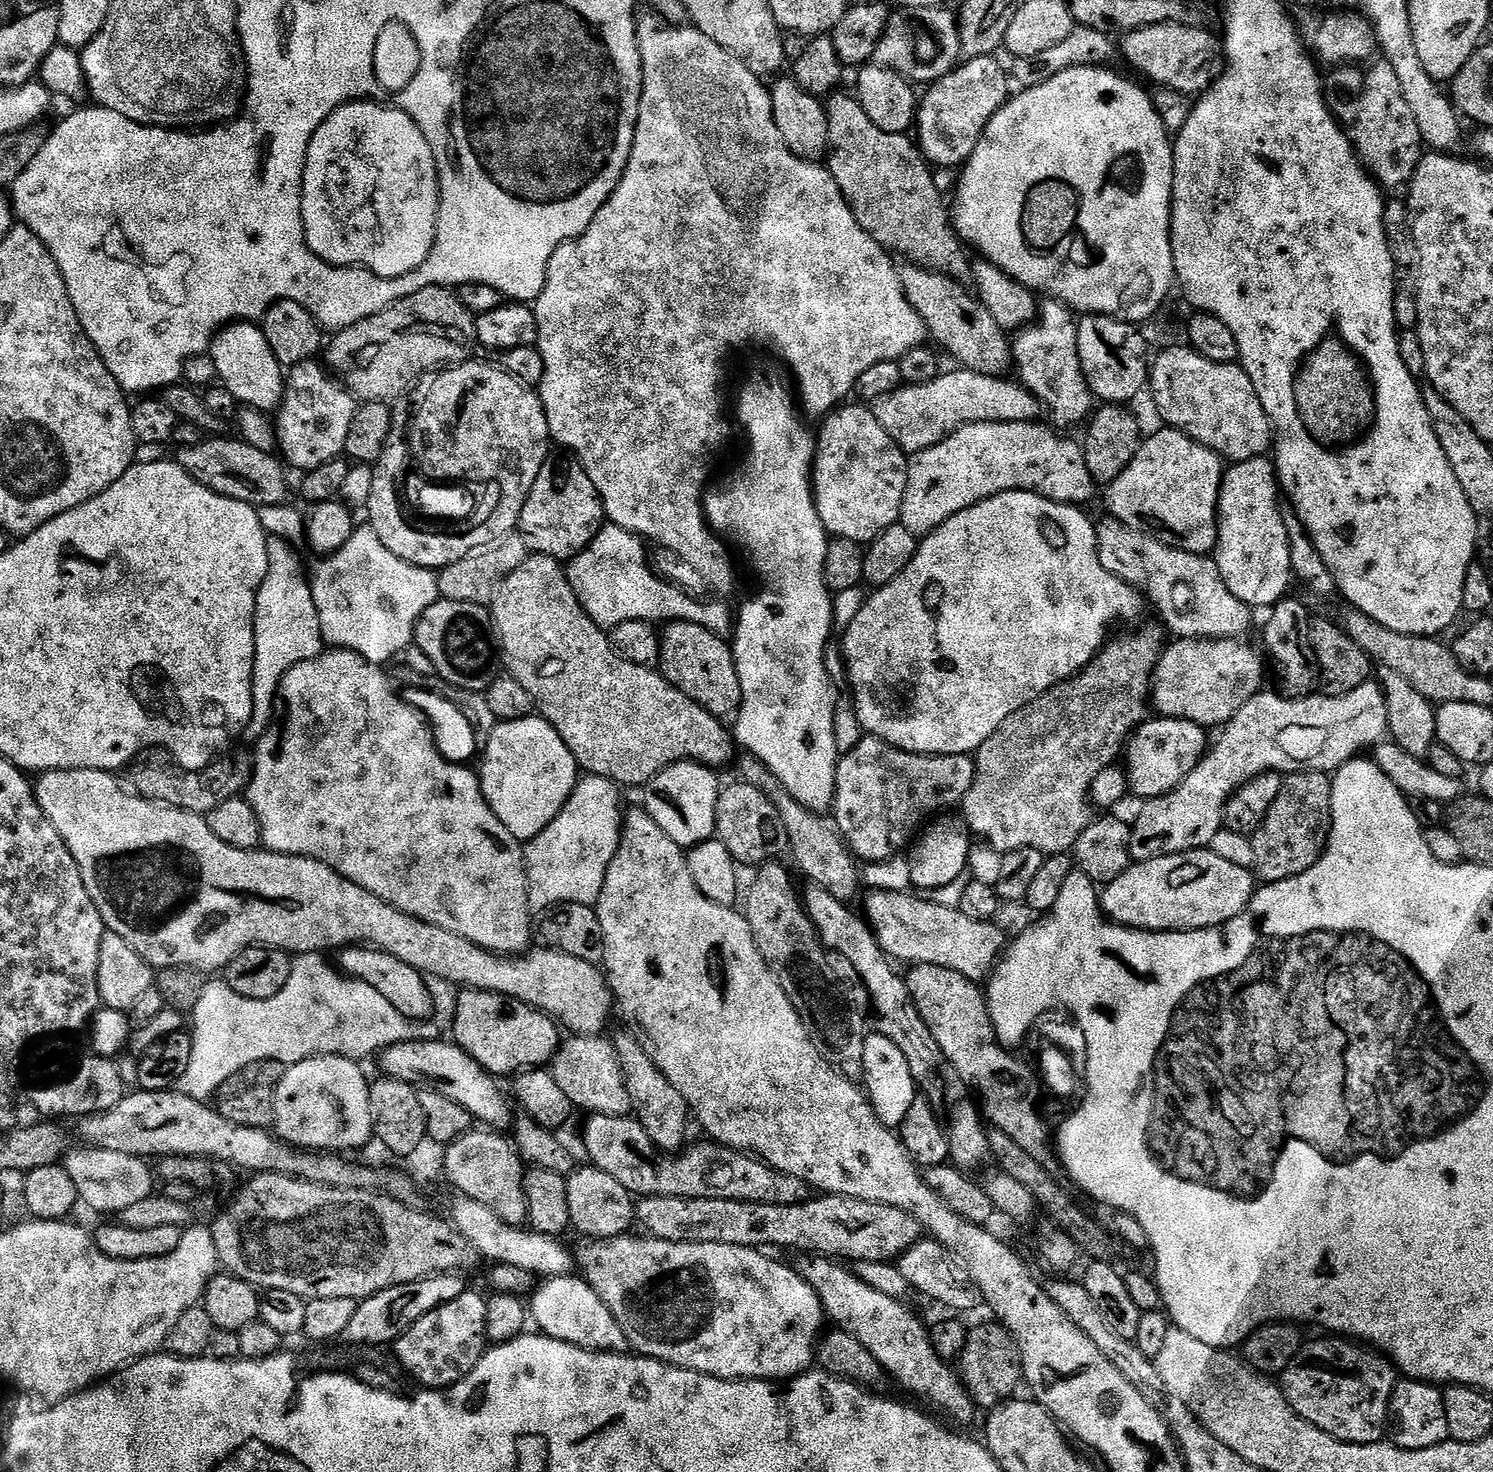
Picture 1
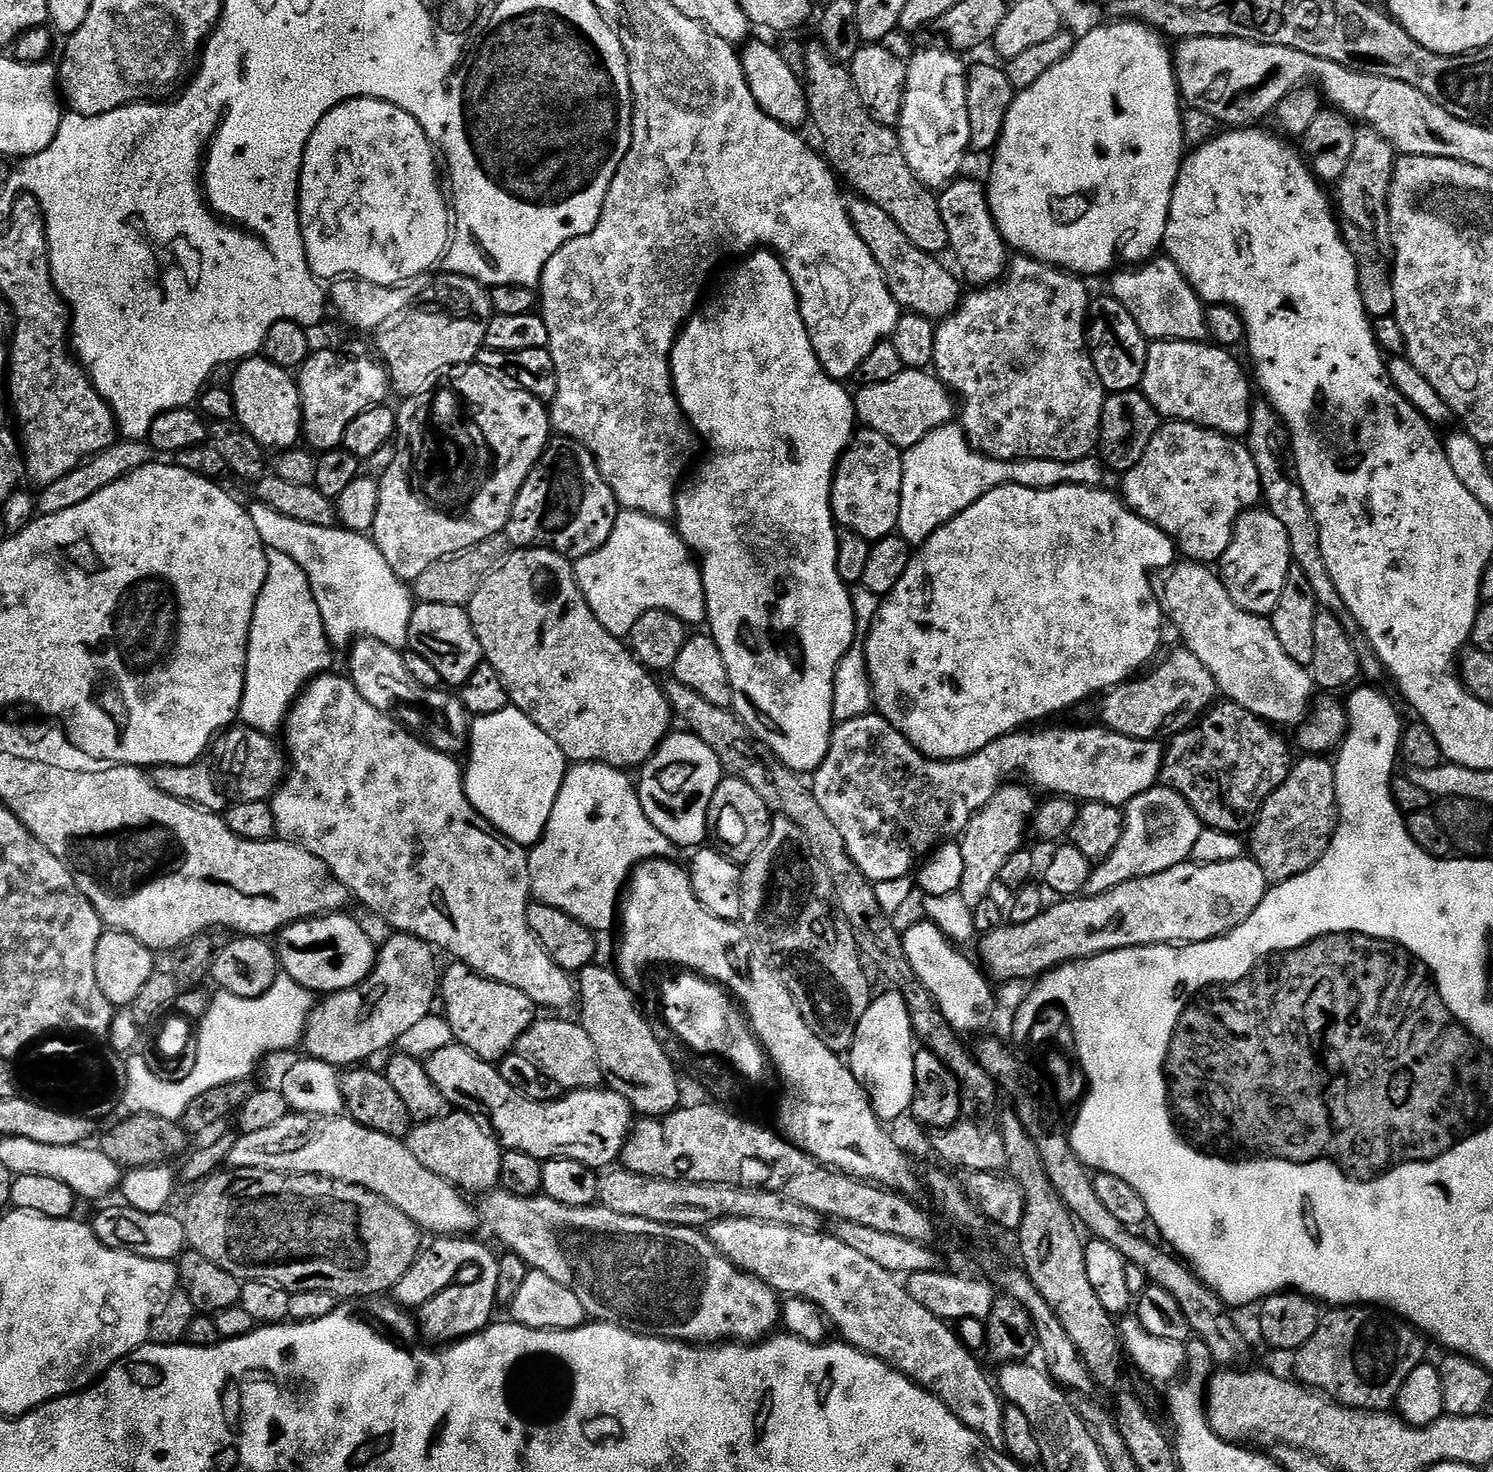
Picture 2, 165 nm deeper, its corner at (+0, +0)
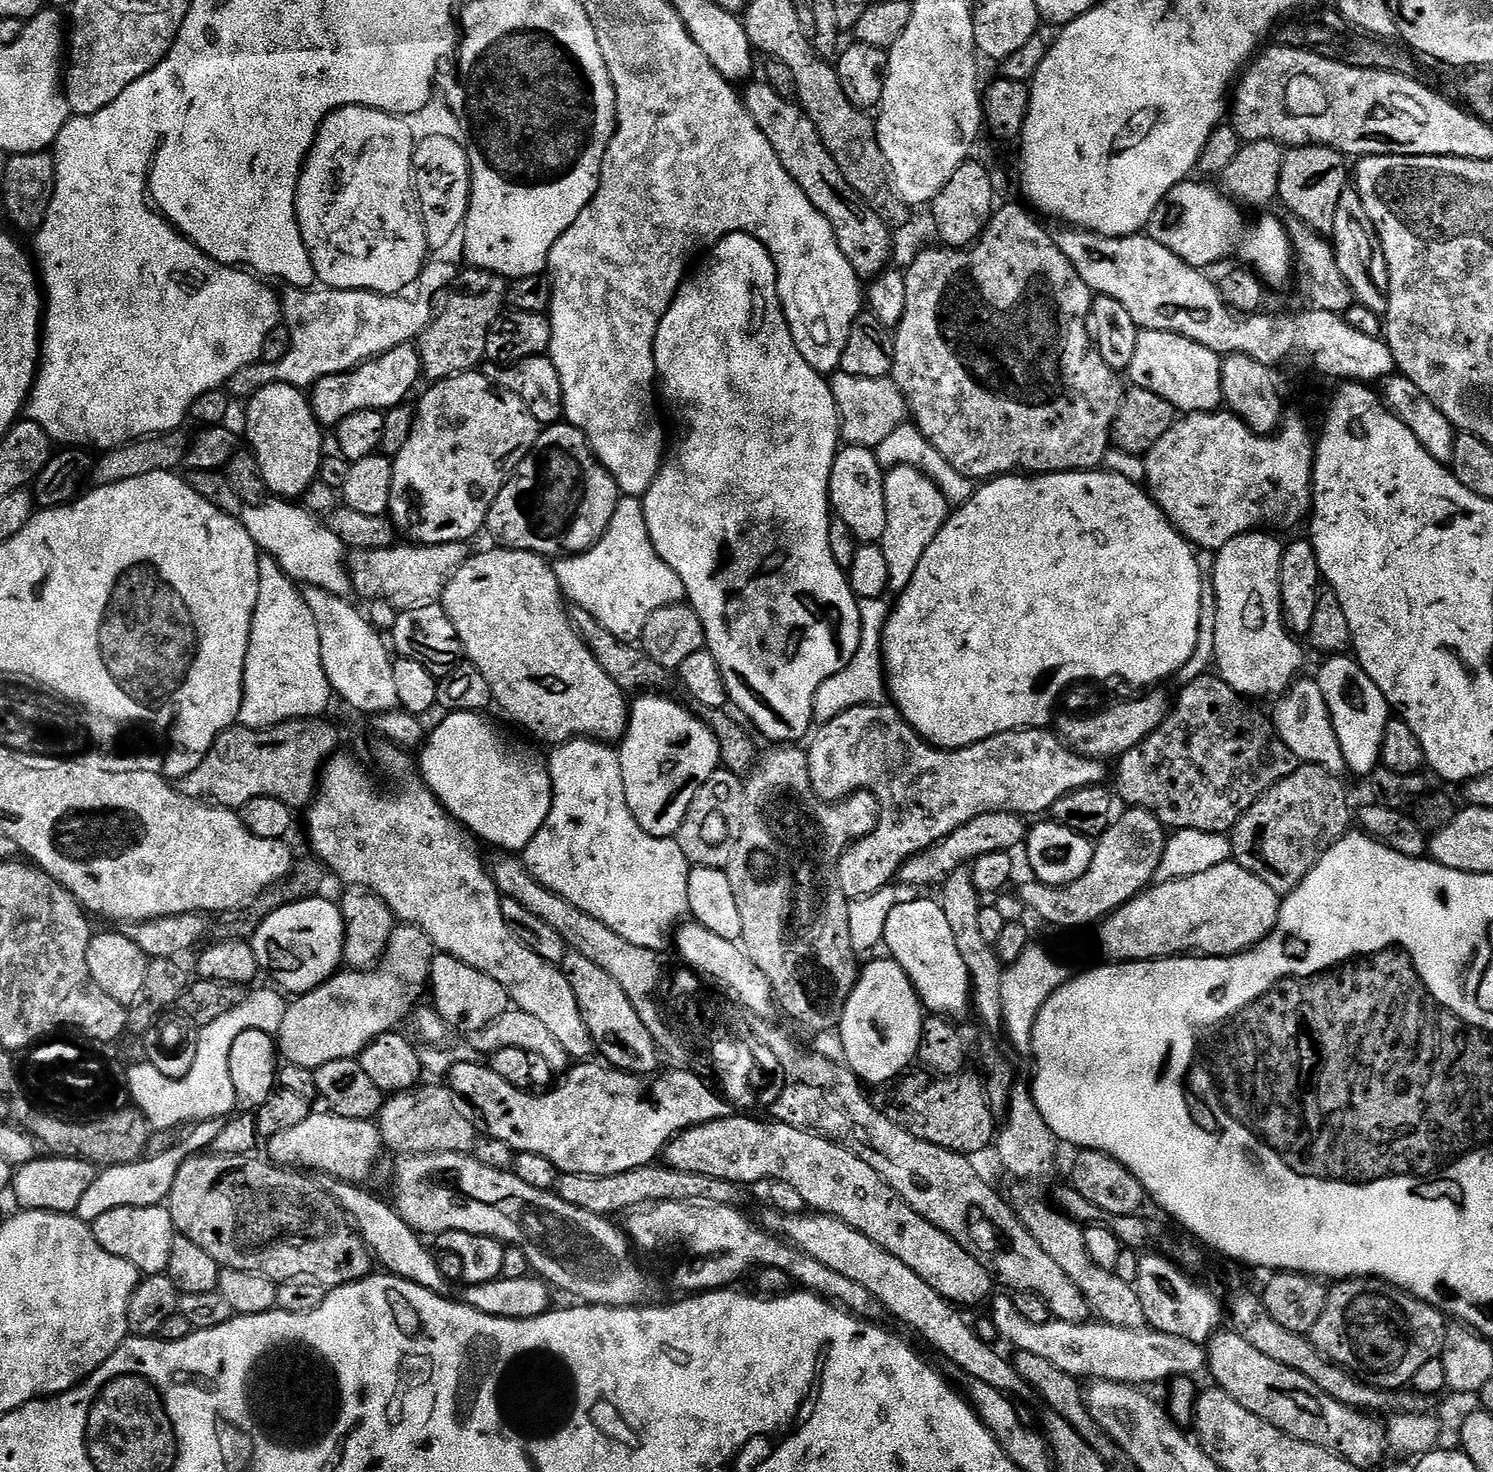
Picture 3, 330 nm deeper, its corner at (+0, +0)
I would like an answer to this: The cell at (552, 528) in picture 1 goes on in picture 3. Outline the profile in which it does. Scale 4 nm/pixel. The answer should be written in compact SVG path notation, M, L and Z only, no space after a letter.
M567 422L549 424L516 475L494 498L486 532L502 548L536 552L545 558L574 556L603 538L621 499L620 488L593 454L584 432Z

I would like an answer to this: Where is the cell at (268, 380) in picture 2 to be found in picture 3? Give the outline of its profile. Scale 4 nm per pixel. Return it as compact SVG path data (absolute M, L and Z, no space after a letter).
M271 384L254 394L247 401L248 408L248 440L250 451L256 457L258 466L262 470L262 478L266 482L268 492L276 498L303 497L311 484L315 484L320 474L320 464L324 461L326 449L324 449L325 429L316 421L316 415L312 413L312 405L309 397L301 389L289 384Z

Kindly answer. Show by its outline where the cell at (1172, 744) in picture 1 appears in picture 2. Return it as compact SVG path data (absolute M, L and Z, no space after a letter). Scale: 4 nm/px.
M869 714L867 716L859 716L853 720L841 720L832 729L832 741L828 747L826 758L822 758L822 762L816 768L816 771L810 776L810 790L814 794L814 798L818 802L818 806L822 808L826 818L830 818L830 822L834 824L834 830L838 830L838 834L844 843L844 851L852 860L854 866L858 868L861 874L873 885L882 882L890 882L894 878L902 878L908 876L909 873L921 863L922 858L927 857L941 842L951 841L953 838L959 837L965 826L970 822L970 818L974 818L976 812L981 812L990 802L990 798L994 798L994 794L998 789L1003 788L1009 778L1016 778L1021 772L1025 776L1023 779L1027 781L1033 789L1048 792L1052 796L1066 796L1069 800L1077 802L1091 802L1094 804L1109 804L1118 809L1123 809L1138 794L1142 794L1146 790L1157 787L1160 780L1160 771L1164 765L1165 745L1159 739L1139 740L1133 736L1126 734L1118 734L1111 732L1109 728L1103 726L1095 726L1096 728L1044 728L1041 732L1028 732L1032 730L1017 730L1011 732L1009 736L998 738L994 742L990 742L990 746L982 746L982 750L978 750L974 754L970 754L961 760L929 760L927 756L923 756L919 750L910 743L910 741L902 735L898 730L894 730L894 726L890 726L890 722L886 722L878 714Z

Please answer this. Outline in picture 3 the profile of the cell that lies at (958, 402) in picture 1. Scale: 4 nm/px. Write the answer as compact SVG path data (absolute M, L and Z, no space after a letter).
M837 371L831 377L832 397L840 415L840 434L845 445L875 450L885 438L890 438L898 426L910 416L908 401L891 378L854 378Z

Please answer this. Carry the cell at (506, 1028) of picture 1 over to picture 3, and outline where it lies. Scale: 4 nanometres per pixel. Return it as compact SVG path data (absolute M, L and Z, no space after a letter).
M436 954L432 959L430 979L431 1003L453 1033L471 1034L482 1030L482 1026L490 1026L494 1018L509 1011L508 992L494 978L482 974L482 970L474 970L474 966L466 966L458 958Z

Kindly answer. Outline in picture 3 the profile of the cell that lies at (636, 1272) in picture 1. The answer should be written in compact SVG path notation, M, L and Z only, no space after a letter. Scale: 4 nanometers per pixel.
M427 1152L426 1154L418 1154L417 1156L406 1156L397 1159L396 1164L396 1185L393 1186L392 1192L396 1195L394 1199L394 1207L396 1213L414 1229L415 1232L427 1234L439 1234L442 1232L465 1232L466 1234L478 1234L479 1236L489 1236L500 1241L505 1246L511 1246L522 1250L522 1254L526 1254L526 1258L530 1262L532 1272L539 1279L547 1282L553 1289L561 1288L564 1292L569 1292L572 1296L577 1296L577 1301L583 1302L588 1306L599 1306L602 1308L634 1308L644 1306L649 1303L648 1300L652 1296L652 1280L636 1265L636 1260L631 1256L634 1252L634 1245L623 1231L620 1232L612 1225L613 1221L607 1216L599 1216L590 1210L578 1210L576 1206L570 1206L568 1202L562 1202L562 1198L556 1195L555 1191L543 1192L542 1190L534 1190L534 1186L526 1186L526 1182L522 1182L522 1178L516 1176L515 1171L509 1170L490 1170L490 1166L482 1166L482 1162L478 1162L475 1155L465 1154L462 1152Z

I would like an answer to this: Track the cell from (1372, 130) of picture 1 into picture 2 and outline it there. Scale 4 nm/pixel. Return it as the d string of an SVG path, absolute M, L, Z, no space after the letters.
M1367 126L1361 127L1356 133L1354 138L1354 154L1350 154L1350 166L1346 166L1346 174L1342 174L1342 178L1338 181L1338 188L1340 188L1340 204L1338 200L1338 208L1342 213L1344 211L1344 216L1353 224L1356 228L1382 228L1382 230L1388 228L1388 195L1390 194L1390 182L1392 181L1392 176L1396 172L1396 161L1398 159L1398 153L1392 144L1386 138L1382 138L1382 134L1378 134L1373 128Z

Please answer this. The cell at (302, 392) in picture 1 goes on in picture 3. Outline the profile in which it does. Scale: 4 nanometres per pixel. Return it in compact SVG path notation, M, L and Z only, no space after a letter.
M415 343L403 344L374 360L364 361L349 372L327 376L312 385L312 413L319 424L332 430L342 422L342 418L350 418L350 414L358 414L362 410L397 408L409 399L407 396L415 390L419 380L422 380L420 349Z

